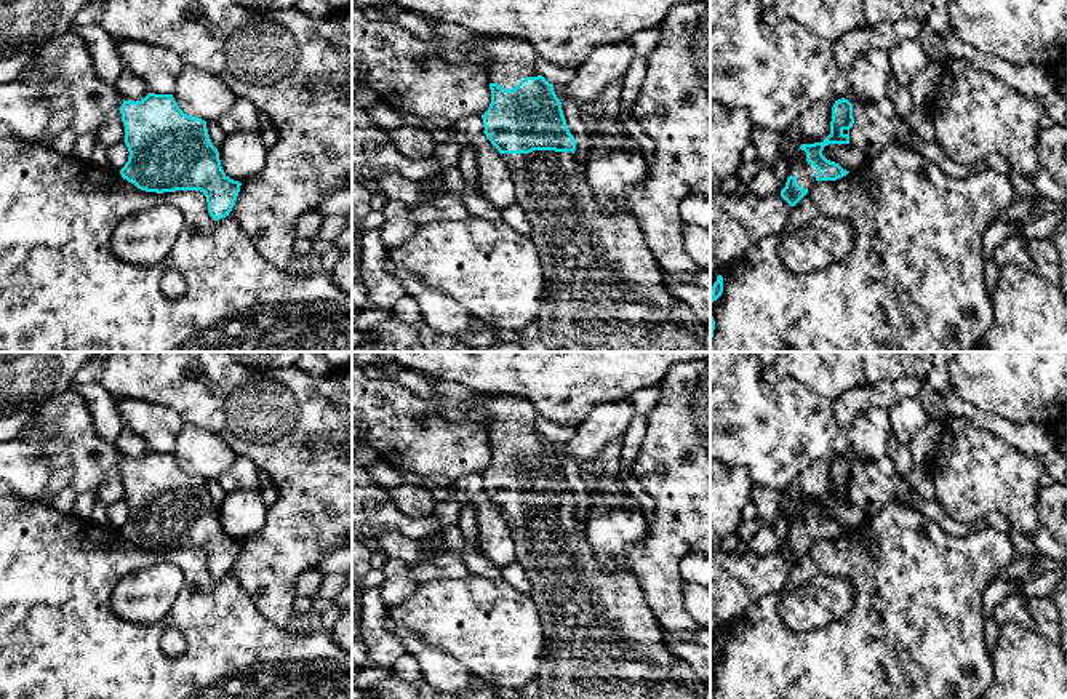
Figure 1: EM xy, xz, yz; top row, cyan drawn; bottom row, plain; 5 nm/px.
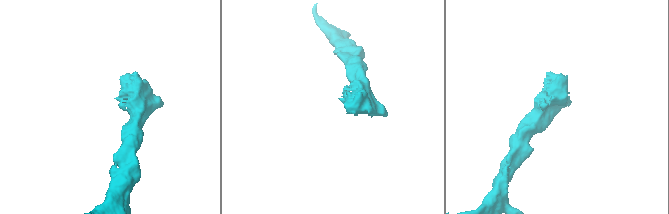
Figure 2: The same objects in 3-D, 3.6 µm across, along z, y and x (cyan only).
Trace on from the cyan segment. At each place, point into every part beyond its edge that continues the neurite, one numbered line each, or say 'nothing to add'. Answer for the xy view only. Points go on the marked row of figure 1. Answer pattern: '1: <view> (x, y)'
nothing to add

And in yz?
1: yz (805, 173)

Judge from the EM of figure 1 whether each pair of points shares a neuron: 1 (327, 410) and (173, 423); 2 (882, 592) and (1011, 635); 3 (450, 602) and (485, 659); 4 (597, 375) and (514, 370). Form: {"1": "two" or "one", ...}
{"1": "two", "2": "two", "3": "one", "4": "one"}

